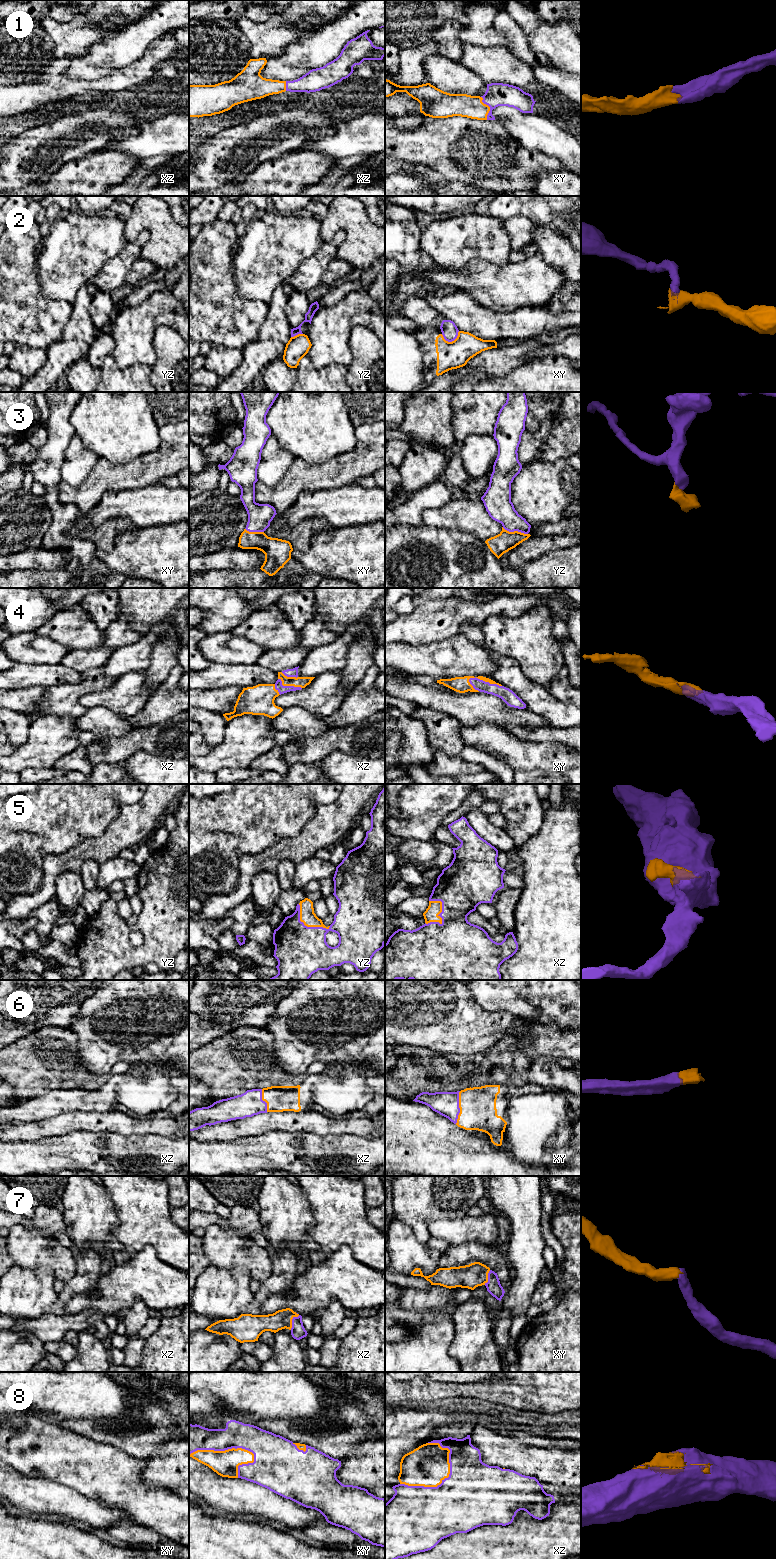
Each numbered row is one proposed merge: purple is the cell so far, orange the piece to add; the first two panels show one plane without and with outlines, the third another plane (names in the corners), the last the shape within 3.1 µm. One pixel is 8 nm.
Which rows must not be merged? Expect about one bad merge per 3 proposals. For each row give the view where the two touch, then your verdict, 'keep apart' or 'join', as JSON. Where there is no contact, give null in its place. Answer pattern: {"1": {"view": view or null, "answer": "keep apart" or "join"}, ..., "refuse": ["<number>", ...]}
{"1": {"view": "xy", "answer": "join"}, "2": {"view": "xy", "answer": "keep apart"}, "3": {"view": "yz", "answer": "join"}, "4": {"view": "xy", "answer": "join"}, "5": {"view": "xz", "answer": "join"}, "6": {"view": "xy", "answer": "join"}, "7": {"view": "xz", "answer": "join"}, "8": {"view": "xz", "answer": "join"}, "refuse": ["2"]}

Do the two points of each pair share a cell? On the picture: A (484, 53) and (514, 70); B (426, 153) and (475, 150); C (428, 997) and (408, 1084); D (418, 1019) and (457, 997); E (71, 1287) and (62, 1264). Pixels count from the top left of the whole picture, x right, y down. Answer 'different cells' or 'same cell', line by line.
A: same cell
B: same cell
C: different cells
D: same cell
E: different cells

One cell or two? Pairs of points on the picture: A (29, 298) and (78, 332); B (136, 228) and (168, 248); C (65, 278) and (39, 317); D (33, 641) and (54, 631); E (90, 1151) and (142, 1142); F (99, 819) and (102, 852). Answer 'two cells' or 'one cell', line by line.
A: two cells
B: one cell
C: two cells
D: two cells
E: one cell
F: two cells

